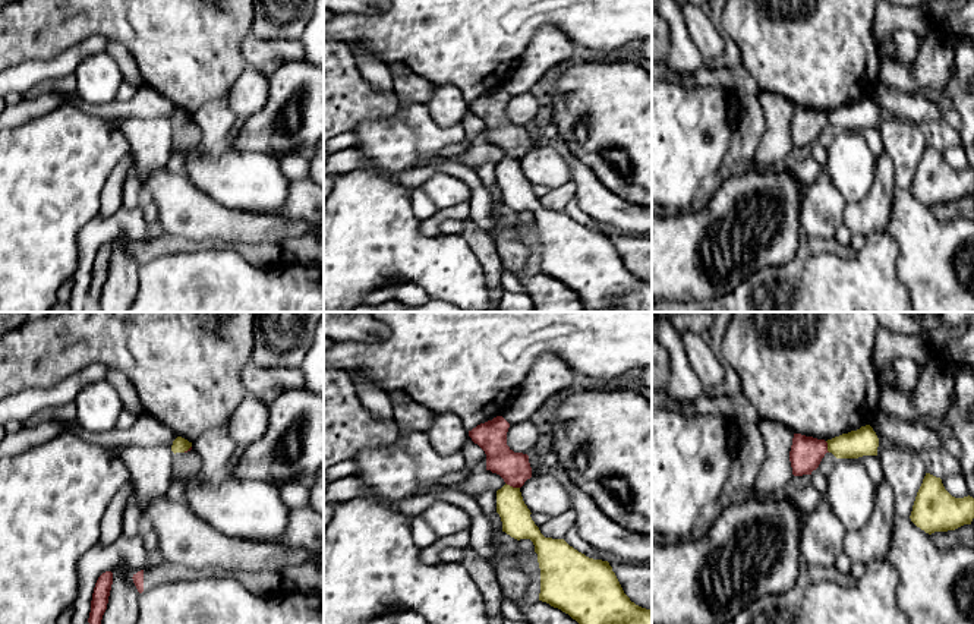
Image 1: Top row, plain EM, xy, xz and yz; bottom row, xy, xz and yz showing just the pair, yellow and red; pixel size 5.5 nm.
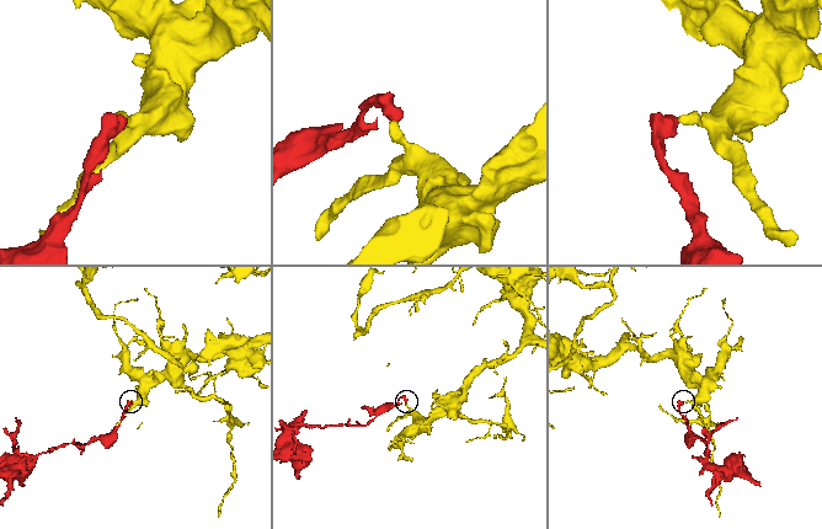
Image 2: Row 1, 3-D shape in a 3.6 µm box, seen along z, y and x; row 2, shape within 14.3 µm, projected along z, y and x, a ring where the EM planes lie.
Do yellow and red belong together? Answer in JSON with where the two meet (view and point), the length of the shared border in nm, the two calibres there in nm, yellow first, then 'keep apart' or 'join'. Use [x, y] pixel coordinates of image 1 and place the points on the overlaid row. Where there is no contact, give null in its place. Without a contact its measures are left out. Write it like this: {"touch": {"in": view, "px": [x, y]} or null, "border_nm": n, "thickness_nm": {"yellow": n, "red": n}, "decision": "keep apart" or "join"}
{"touch": {"in": "xz", "px": [511, 487]}, "border_nm": 90, "thickness_nm": {"yellow": 160, "red": 170}, "decision": "keep apart"}

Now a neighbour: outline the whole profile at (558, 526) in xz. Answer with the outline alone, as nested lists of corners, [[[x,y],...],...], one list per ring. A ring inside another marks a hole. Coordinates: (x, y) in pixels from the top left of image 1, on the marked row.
[[[567,510],[558,516],[551,517],[539,530],[545,538],[564,539],[564,536],[576,526],[577,514]]]

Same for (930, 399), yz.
[[[930,360],[921,374],[914,394],[907,394],[882,385],[879,412],[918,423],[921,417],[945,419],[949,398],[953,394],[953,378],[940,362]]]

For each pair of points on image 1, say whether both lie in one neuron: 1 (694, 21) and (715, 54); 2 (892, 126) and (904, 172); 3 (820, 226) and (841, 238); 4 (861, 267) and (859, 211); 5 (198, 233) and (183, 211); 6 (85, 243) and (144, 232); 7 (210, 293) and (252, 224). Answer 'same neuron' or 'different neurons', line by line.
1: same neuron
2: same neuron
3: different neurons
4: different neurons
5: same neuron
6: same neuron
7: different neurons

